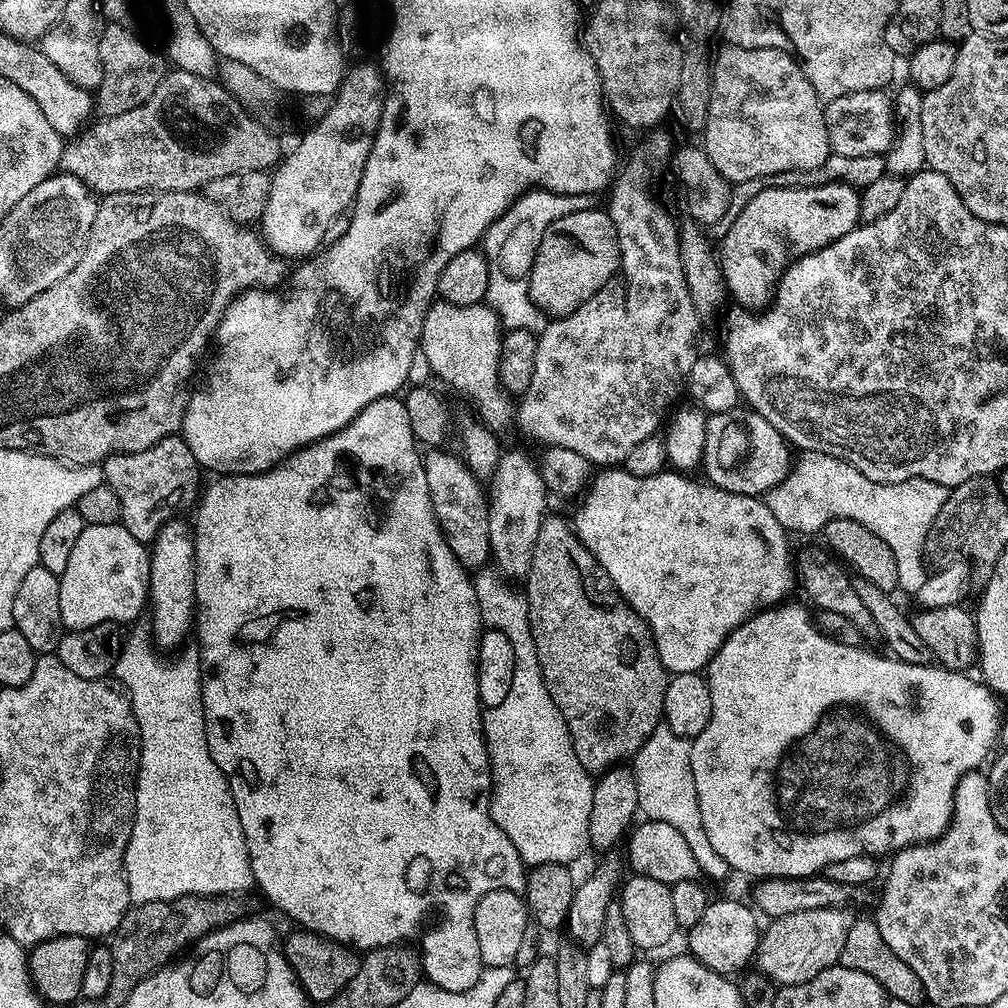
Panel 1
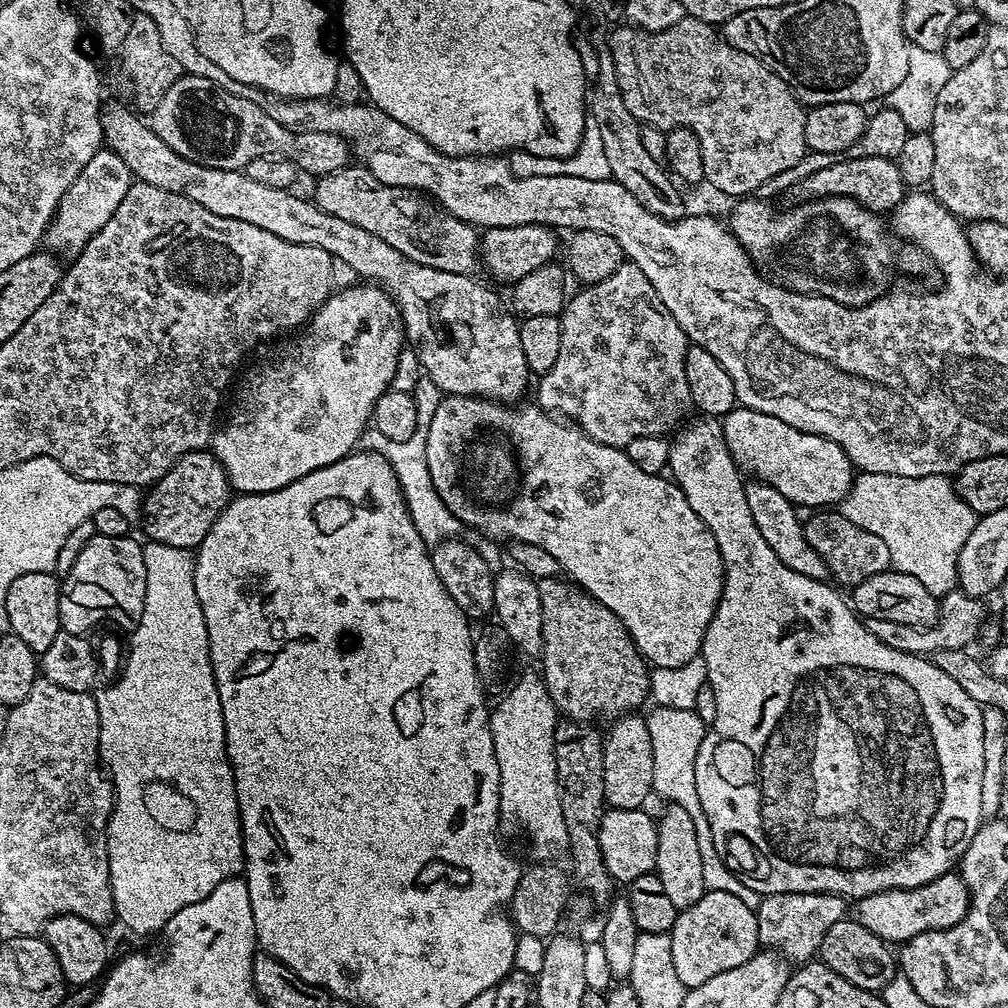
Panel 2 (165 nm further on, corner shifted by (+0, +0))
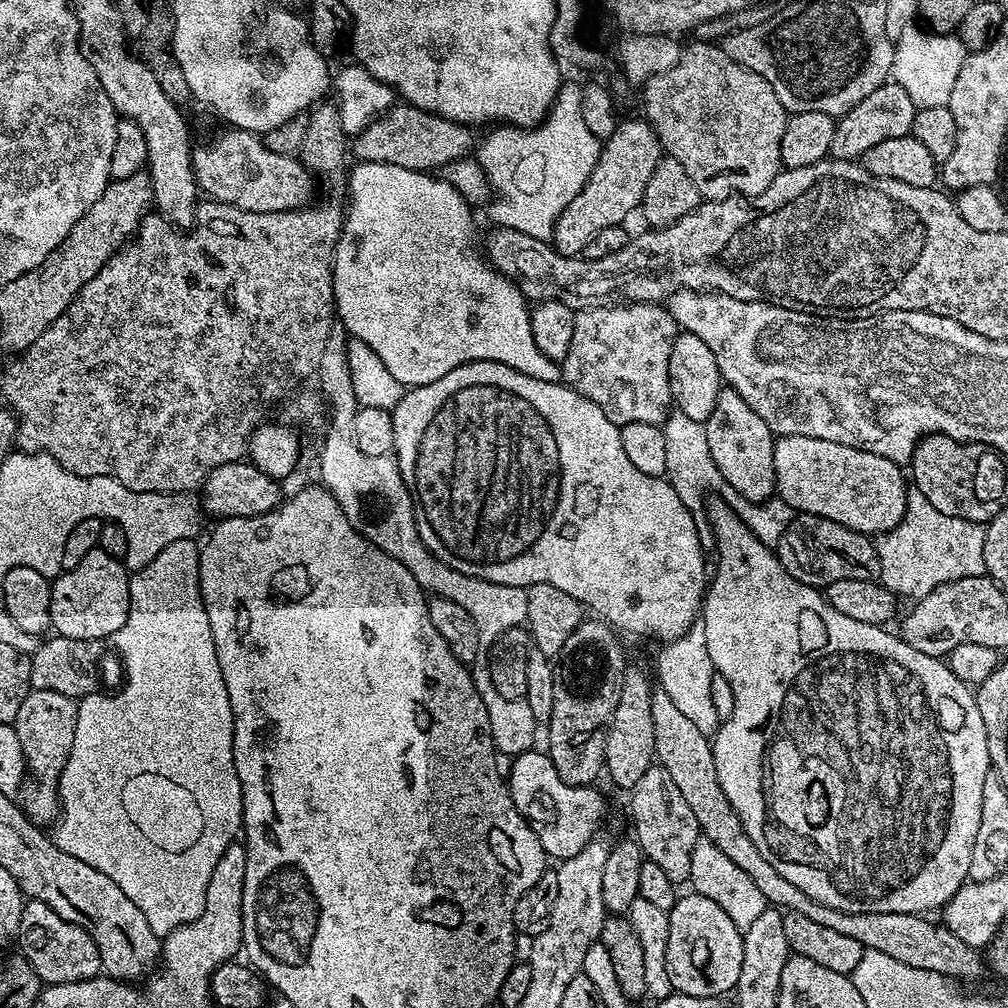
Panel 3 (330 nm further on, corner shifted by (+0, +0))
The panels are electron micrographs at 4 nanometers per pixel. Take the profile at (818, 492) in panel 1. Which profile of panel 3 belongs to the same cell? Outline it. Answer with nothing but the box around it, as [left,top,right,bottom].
[876,491,985,600]

